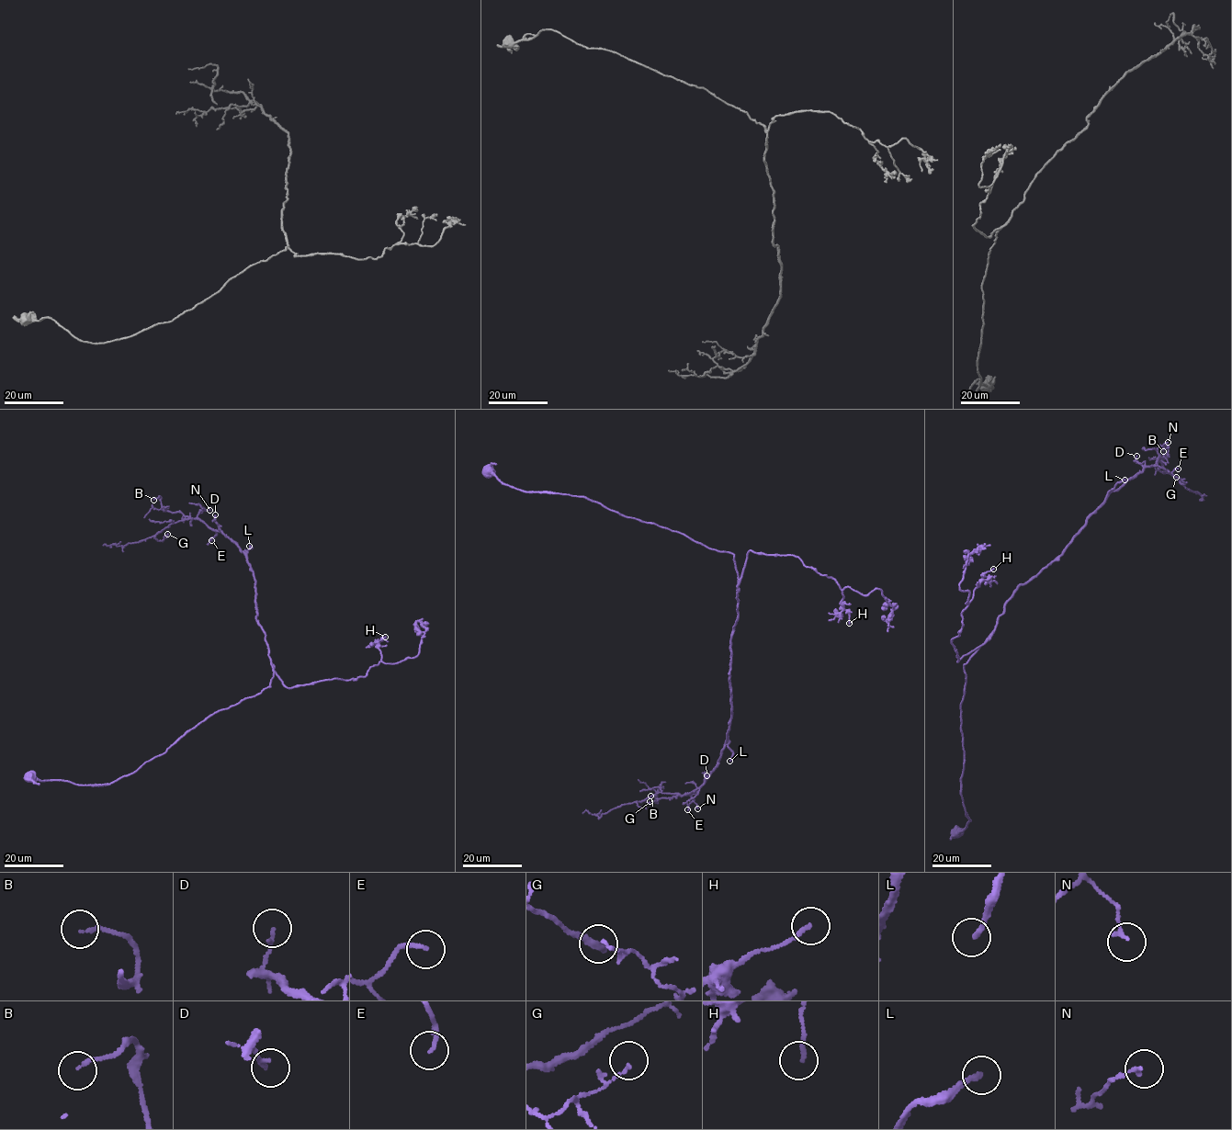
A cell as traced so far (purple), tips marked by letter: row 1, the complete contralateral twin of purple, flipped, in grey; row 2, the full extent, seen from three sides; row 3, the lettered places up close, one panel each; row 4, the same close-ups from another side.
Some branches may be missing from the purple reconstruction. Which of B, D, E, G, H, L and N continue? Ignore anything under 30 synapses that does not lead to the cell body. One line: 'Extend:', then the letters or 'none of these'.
Extend: L

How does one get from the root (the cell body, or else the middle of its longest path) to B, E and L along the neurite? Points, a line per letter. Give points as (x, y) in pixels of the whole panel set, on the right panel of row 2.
B: (958, 832), (970, 821), (960, 793), (964, 665), (1016, 588), (1163, 451)
E: (958, 832), (970, 821), (960, 793), (964, 665), (1013, 591), (1061, 554), (1106, 494), (1147, 467), (1178, 468)
L: (958, 832), (970, 821), (960, 793), (963, 667), (993, 630), (1013, 591), (1061, 554), (1089, 514), (1124, 480)

